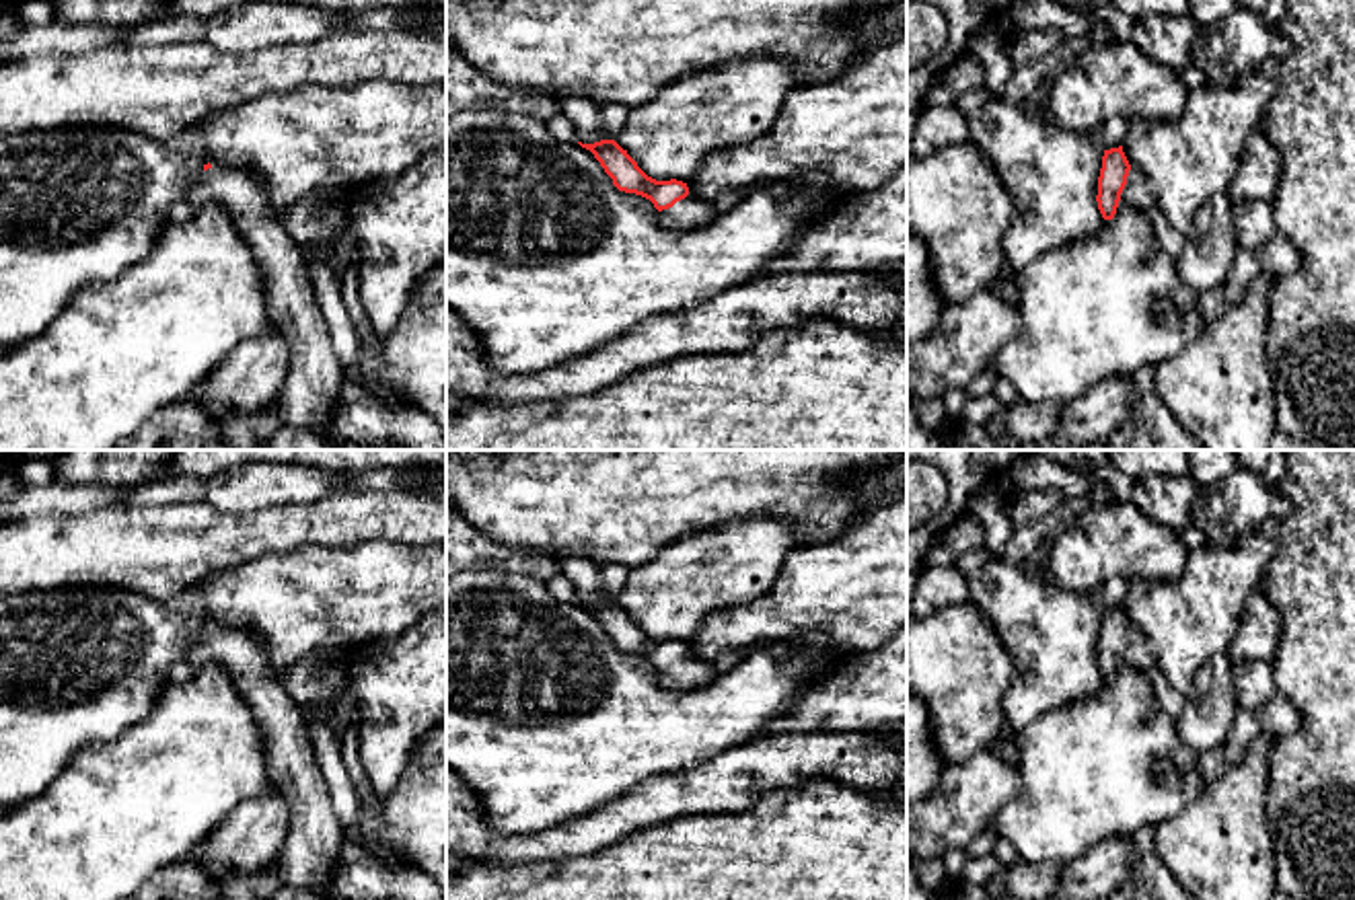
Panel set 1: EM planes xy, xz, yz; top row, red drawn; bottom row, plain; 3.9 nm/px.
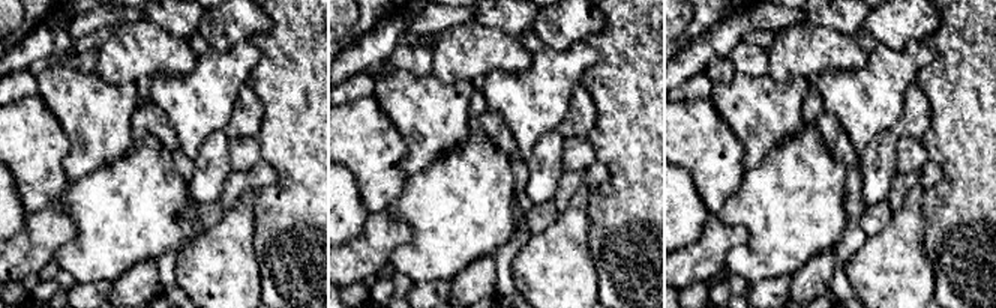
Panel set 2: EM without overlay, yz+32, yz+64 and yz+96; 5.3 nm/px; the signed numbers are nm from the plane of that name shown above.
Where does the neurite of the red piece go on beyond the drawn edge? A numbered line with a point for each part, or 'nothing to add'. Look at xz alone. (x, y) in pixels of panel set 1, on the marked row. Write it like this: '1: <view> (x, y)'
1: xz (689, 212)

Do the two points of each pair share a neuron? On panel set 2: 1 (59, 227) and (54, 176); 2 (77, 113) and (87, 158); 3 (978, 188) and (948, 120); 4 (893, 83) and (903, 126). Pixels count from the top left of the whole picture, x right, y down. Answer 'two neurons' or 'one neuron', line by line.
1: two neurons
2: one neuron
3: one neuron
4: two neurons

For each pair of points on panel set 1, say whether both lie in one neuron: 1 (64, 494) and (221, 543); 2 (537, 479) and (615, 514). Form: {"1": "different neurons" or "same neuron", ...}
{"1": "different neurons", "2": "same neuron"}

